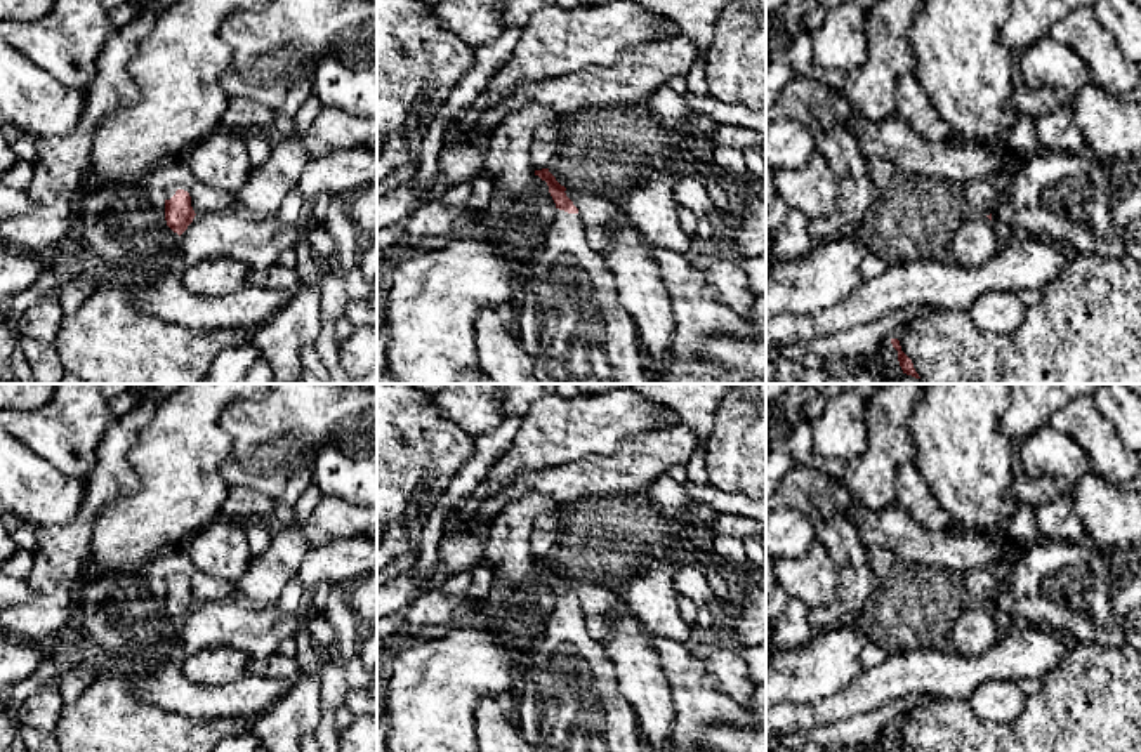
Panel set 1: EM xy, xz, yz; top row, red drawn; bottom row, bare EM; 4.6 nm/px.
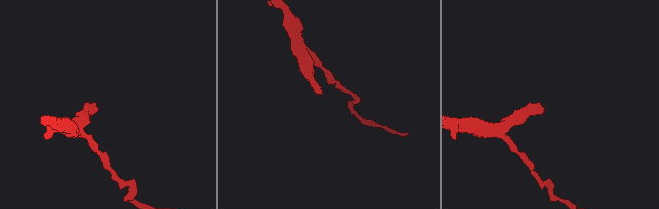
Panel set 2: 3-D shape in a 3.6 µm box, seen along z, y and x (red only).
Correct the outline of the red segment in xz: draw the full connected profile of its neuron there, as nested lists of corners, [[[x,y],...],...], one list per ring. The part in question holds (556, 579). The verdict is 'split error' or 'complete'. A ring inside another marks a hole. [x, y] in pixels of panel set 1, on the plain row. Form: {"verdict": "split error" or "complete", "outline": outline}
{"verdict": "split error", "outline": [[[549,557],[535,559],[556,592],[544,636],[523,660],[516,724],[533,752],[646,752],[637,717],[618,691],[617,669],[585,629],[585,613]]]}

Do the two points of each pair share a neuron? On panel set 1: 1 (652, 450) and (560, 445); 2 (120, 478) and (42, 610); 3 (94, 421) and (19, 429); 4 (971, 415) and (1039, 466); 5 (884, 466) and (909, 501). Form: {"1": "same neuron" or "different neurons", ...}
{"1": "different neurons", "2": "same neuron", "3": "same neuron", "4": "different neurons", "5": "different neurons"}

